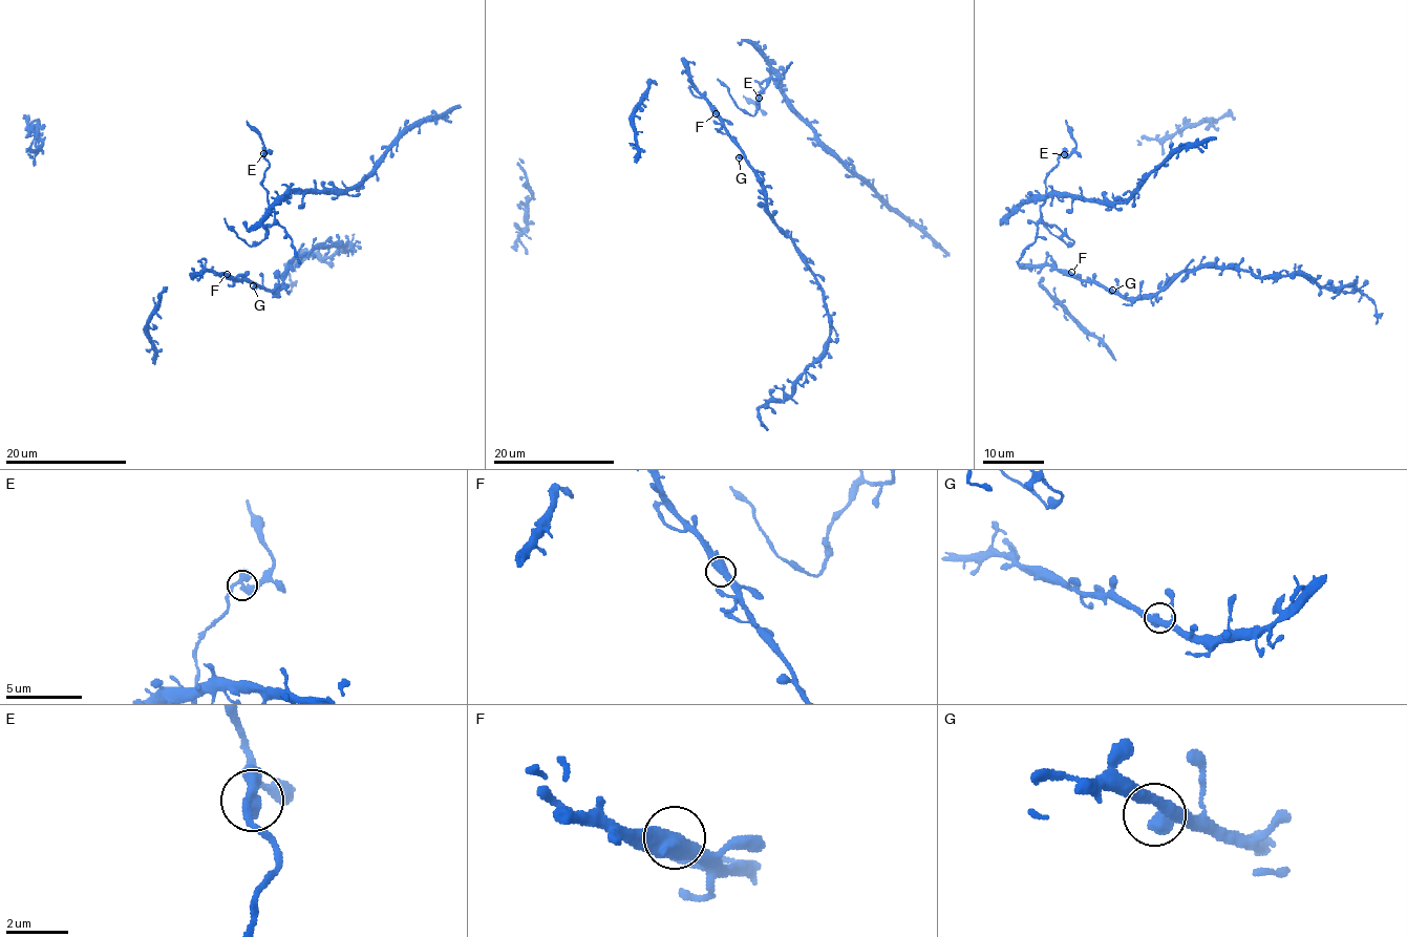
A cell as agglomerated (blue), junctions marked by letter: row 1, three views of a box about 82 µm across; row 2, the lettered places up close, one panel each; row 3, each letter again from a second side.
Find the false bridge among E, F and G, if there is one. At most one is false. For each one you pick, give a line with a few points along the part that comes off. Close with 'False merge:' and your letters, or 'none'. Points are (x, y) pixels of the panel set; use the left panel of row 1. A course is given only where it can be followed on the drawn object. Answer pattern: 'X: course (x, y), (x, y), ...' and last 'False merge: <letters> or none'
E: course (264, 153), (262, 139), (247, 120)
False merge: E

